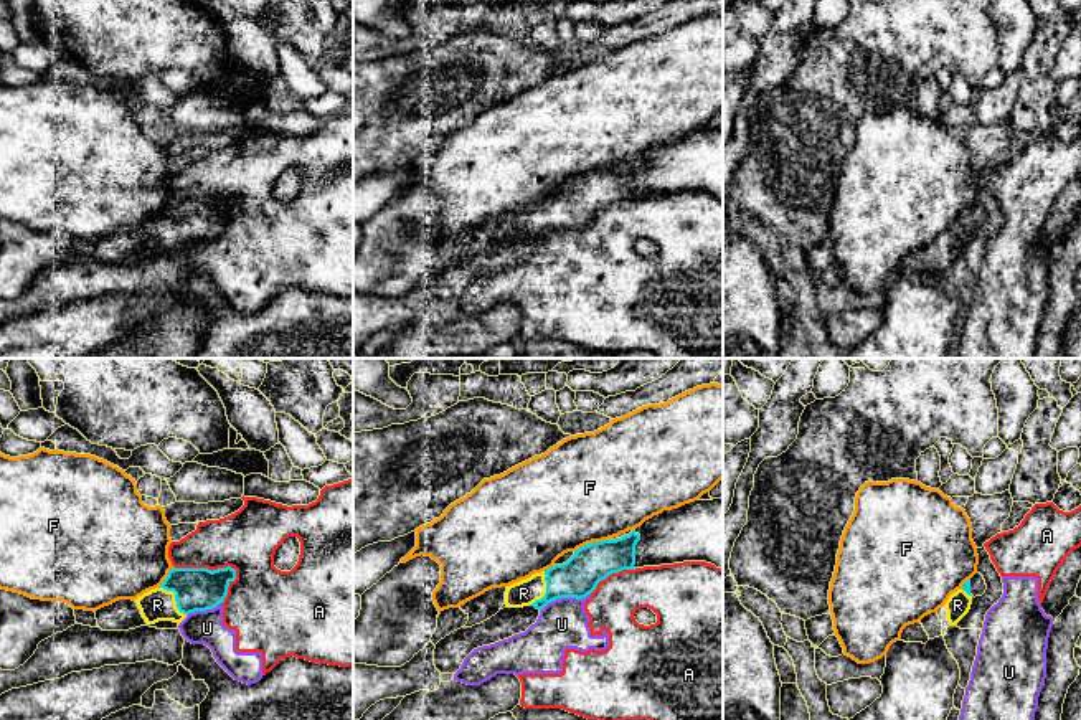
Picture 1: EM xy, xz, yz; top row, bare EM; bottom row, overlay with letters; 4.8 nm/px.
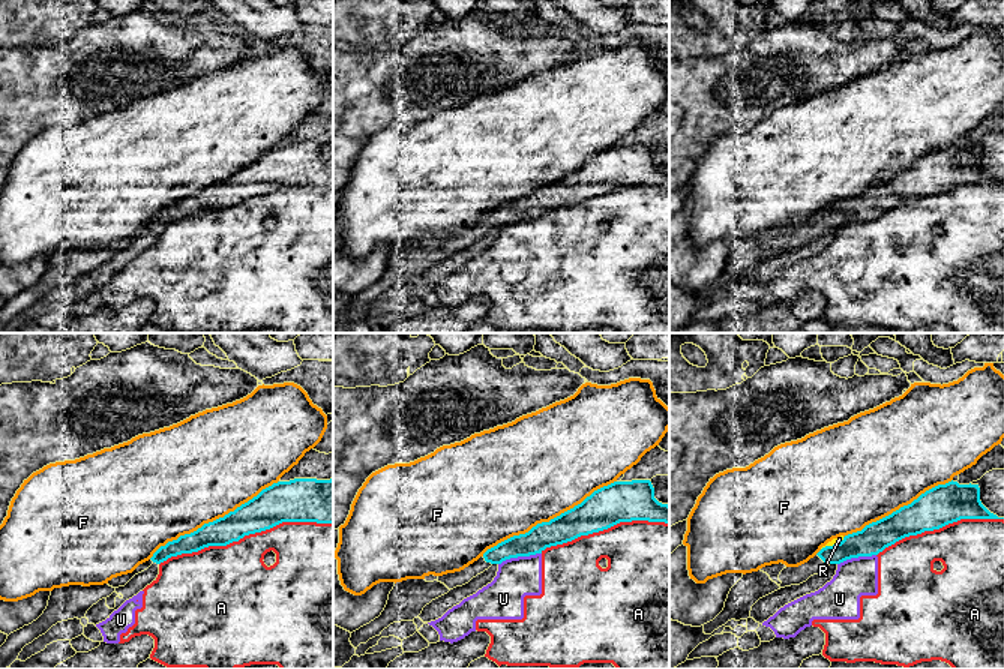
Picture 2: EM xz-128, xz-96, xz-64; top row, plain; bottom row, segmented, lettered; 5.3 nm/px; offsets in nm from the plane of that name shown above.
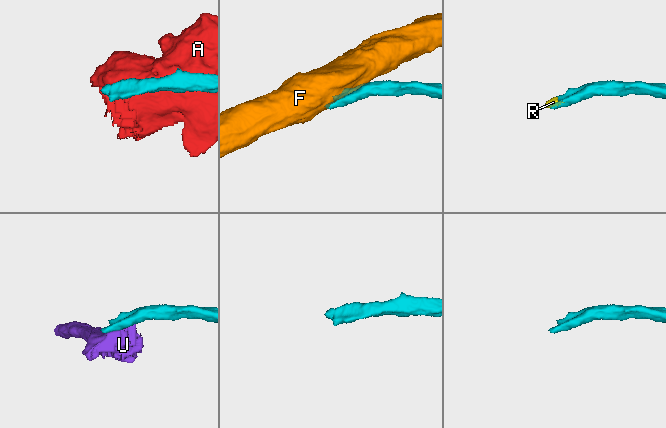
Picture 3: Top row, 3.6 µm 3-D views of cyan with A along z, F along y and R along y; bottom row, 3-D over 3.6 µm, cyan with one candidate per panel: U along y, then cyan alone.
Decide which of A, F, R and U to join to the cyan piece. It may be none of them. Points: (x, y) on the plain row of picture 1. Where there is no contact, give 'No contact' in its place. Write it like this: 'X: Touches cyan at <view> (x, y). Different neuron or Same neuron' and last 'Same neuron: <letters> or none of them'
A: Touches cyan at xy (210, 200). Different neuron
F: Touches cyan at xz (593, 172). Different neuron
R: Touches cyan at xy (175, 228). Same neuron
U: Touches cyan at xz (565, 227). Different neuron
Same neuron: R

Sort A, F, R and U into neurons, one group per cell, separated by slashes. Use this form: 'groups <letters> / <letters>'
groups A U / F / R

